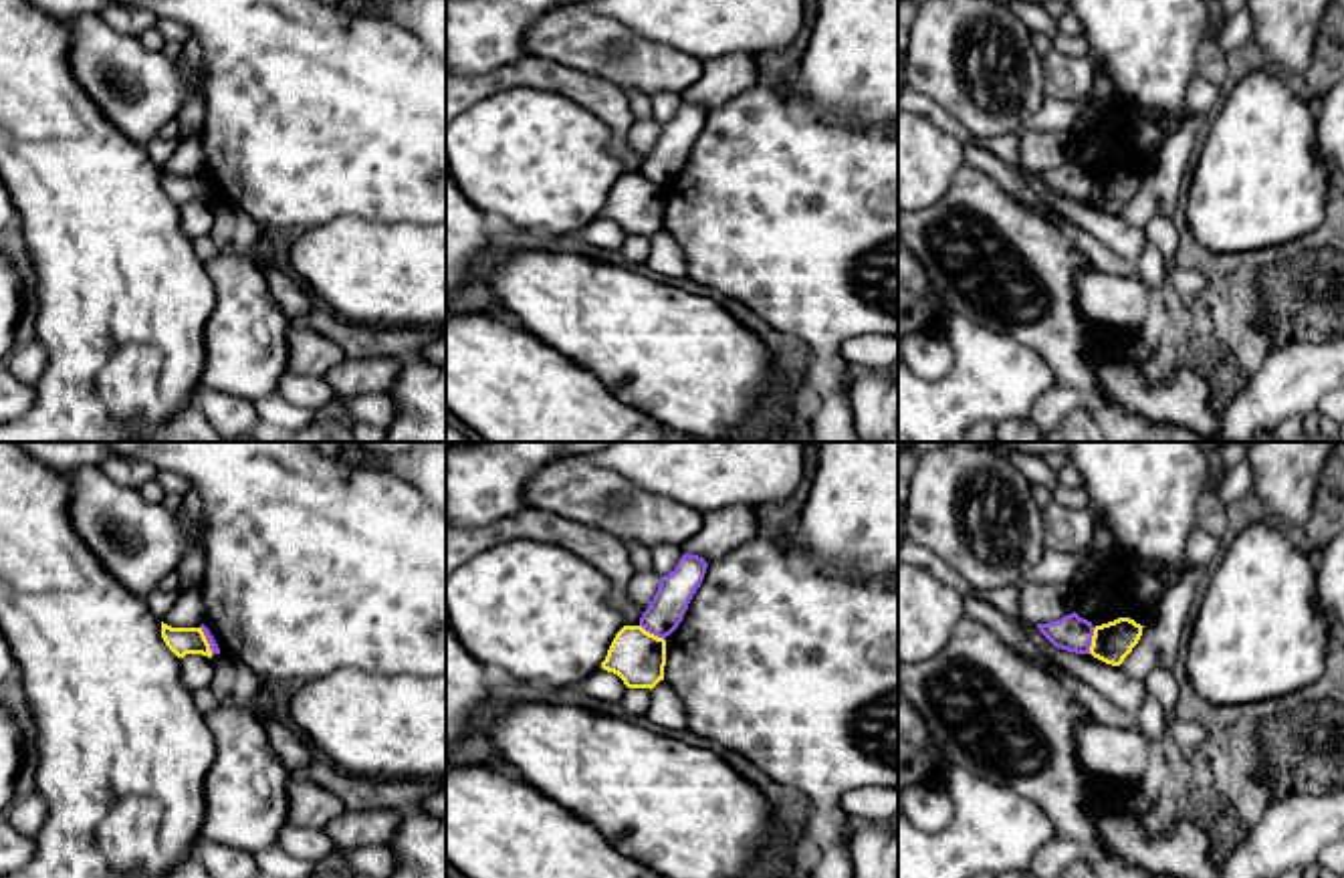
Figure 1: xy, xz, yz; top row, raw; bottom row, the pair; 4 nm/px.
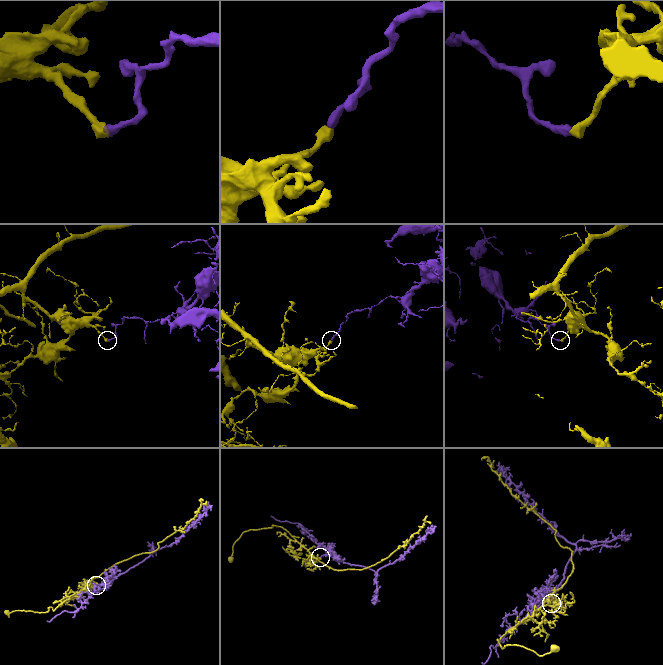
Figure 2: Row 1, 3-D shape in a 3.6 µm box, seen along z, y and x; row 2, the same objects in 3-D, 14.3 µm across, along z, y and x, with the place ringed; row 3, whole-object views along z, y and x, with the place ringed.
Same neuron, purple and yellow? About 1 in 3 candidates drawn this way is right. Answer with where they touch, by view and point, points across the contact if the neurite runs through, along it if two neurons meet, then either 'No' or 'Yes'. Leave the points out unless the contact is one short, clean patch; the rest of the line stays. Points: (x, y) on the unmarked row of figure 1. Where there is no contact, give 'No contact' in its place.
Touches purple at yz (1090, 188). Boundary: yz (1094, 176), (1088, 200). No

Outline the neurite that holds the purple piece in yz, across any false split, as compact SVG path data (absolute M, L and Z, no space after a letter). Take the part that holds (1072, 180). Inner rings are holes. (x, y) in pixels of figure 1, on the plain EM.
M1076 159L1049 172L1037 172L1037 176L1055 196L1090 202L1094 174Z

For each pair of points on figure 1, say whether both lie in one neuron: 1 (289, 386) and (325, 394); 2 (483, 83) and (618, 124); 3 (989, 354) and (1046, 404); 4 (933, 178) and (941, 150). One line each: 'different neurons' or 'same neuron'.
1: same neuron
2: same neuron
3: different neurons
4: same neuron

